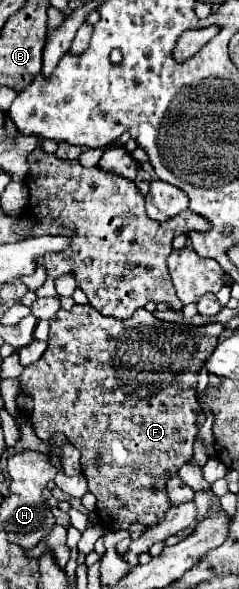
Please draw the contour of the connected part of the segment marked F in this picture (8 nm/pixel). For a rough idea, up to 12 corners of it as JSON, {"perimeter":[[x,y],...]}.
{"perimeter":[[51,318],[41,440],[81,452],[105,530],[153,526],[205,422],[221,324]]}

